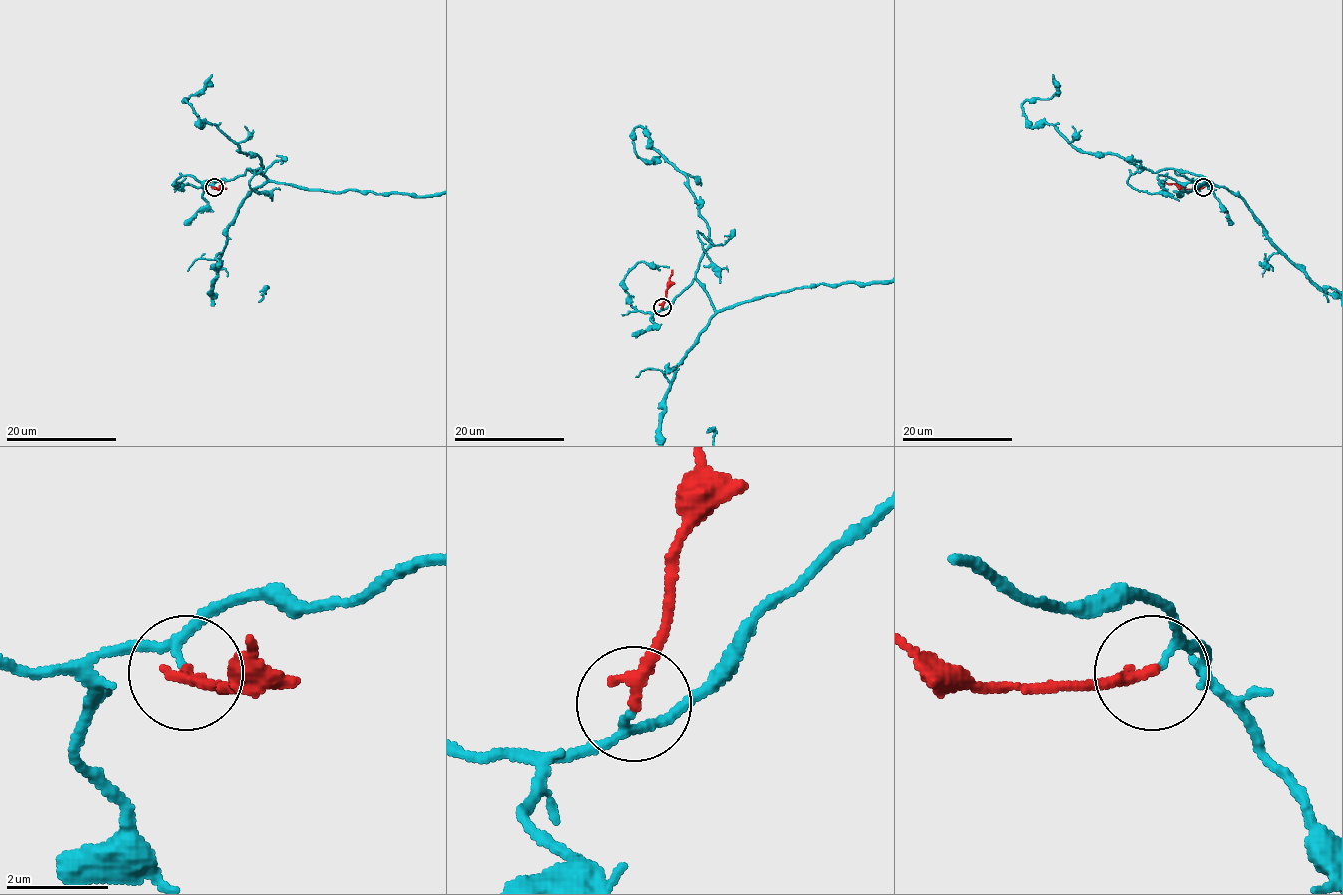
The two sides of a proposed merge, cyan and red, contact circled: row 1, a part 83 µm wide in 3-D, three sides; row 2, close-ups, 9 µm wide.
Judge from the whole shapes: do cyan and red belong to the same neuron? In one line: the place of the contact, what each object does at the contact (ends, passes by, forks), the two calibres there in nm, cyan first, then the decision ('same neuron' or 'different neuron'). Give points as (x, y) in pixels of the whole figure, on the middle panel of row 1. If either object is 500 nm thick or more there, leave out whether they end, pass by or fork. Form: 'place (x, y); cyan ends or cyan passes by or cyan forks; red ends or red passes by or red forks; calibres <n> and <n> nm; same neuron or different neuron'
place (662, 307); cyan passes by; red ends; calibres 130 and 240 nm; different neuron

